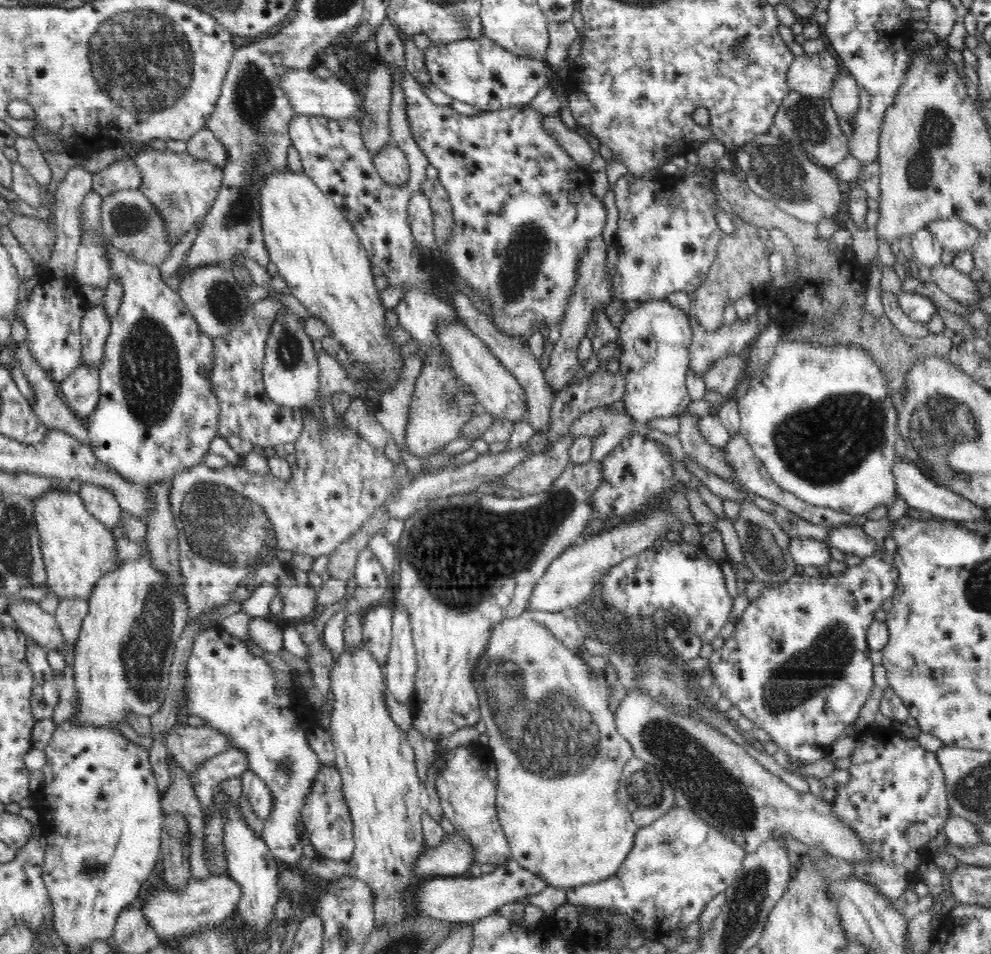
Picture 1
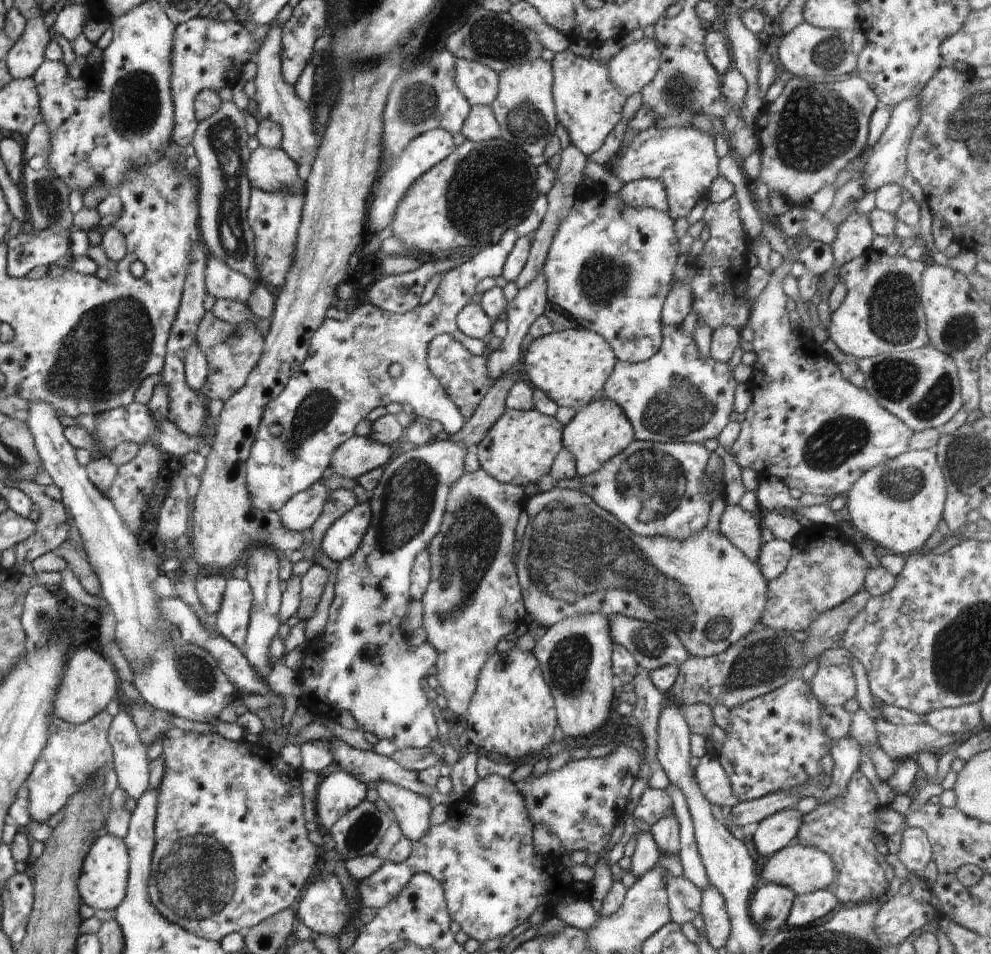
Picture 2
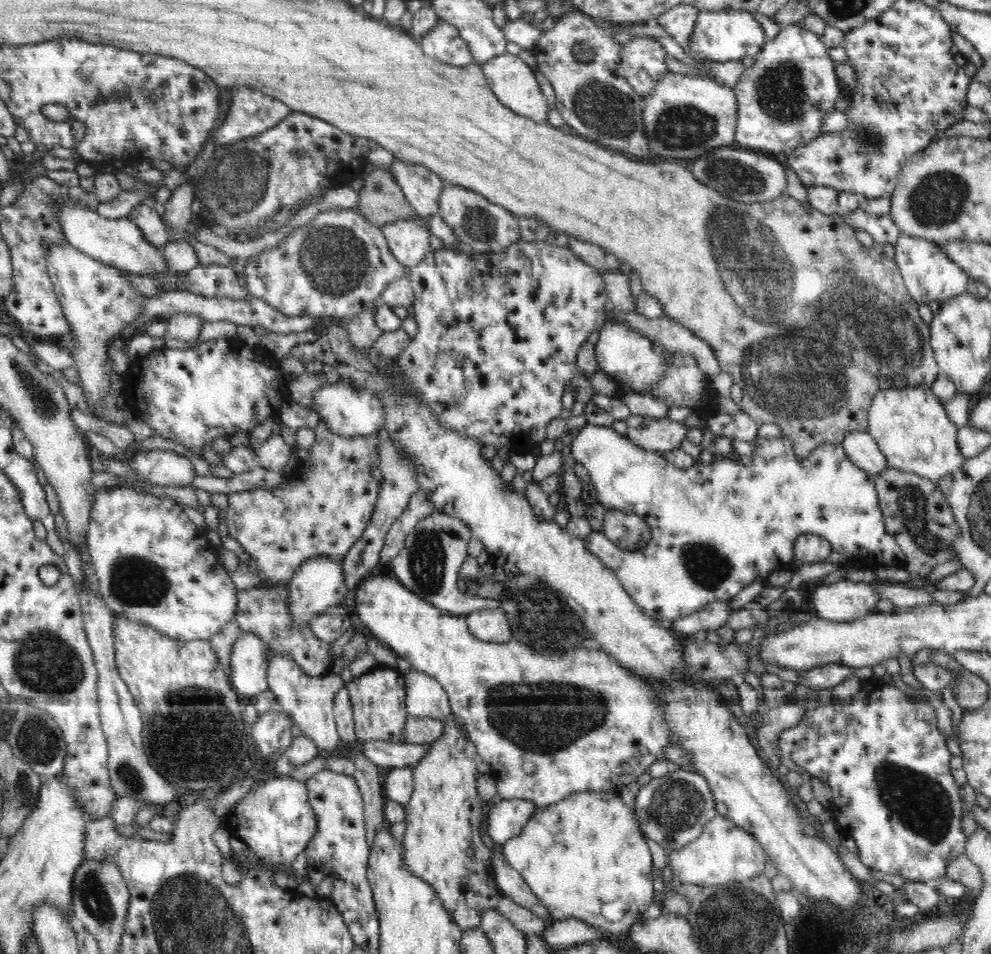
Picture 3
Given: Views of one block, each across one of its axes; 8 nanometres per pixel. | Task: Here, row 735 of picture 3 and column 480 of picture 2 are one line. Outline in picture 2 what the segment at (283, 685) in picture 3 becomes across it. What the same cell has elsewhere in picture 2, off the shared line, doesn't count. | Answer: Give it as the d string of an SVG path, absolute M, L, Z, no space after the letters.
M470 301L456 318L458 330L470 338L487 339L492 335L495 322L486 316L480 303Z

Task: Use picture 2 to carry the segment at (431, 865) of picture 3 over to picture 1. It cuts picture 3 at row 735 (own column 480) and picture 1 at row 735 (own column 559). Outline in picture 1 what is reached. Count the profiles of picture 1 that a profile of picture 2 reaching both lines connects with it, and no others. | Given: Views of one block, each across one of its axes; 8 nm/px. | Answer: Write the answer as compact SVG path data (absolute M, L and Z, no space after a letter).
M590 460L586 464L570 464L558 476L558 480L554 480L550 490L540 492L540 494L524 494L520 498L513 498L510 495L498 496L493 493L476 493L476 491L442 496L442 498L432 500L430 504L426 504L426 508L414 512L406 519L404 531L400 541L397 543L400 549L400 574L398 574L400 578L398 578L398 587L395 590L395 603L408 611L410 624L412 625L418 667L415 677L415 689L411 694L408 706L411 708L413 727L428 741L435 744L441 740L446 740L454 732L458 732L460 728L466 728L466 726L472 728L480 720L480 705L476 696L476 689L474 689L474 683L470 680L475 674L481 657L485 654L484 650L490 644L490 628L500 624L500 620L504 620L504 618L516 618L516 616L520 616L527 610L526 605L540 577L547 572L550 564L567 550L569 544L580 540L582 532L587 528L589 522L596 518L591 496L594 494L595 488L601 483L601 468L601 462L596 462L595 460Z

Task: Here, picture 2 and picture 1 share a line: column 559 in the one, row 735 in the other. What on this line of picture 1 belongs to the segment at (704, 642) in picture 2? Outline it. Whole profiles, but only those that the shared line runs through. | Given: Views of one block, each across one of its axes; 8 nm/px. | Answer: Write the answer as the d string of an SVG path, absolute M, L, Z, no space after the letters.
M525 611L516 618L504 618L504 620L500 620L500 624L490 628L490 644L484 653L470 681L474 683L474 689L476 689L476 696L480 705L480 720L487 727L488 749L496 761L497 817L504 834L507 836L512 858L522 868L539 876L547 886L562 888L564 891L576 886L586 887L614 876L634 846L634 836L636 836L638 826L632 822L632 815L619 797L619 780L622 770L628 760L634 757L634 748L616 729L614 713L608 707L610 696L608 696L607 689L610 688L610 684L606 680L600 682L597 673L586 665L578 655L574 655L569 648L566 648L546 628L545 624L536 622L534 617L530 615L530 611Z

